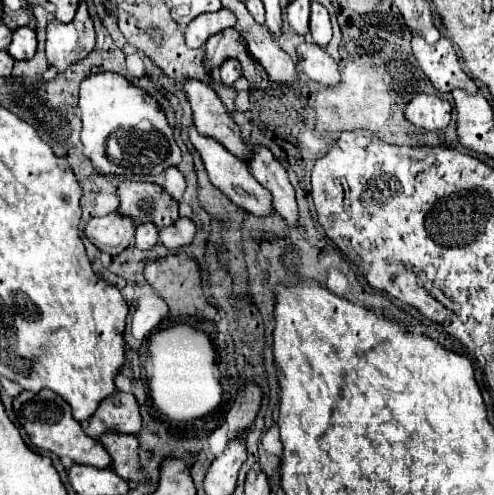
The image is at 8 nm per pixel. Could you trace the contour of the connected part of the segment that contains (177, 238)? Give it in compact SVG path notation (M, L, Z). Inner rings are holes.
M180 217L174 225L166 227L160 231L160 241L168 247L168 249L180 249L192 243L196 235L196 225L192 219Z

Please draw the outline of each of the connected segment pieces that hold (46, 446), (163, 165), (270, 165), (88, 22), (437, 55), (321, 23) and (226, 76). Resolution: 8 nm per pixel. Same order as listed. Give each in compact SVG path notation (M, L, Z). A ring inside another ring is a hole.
M48 389L40 391L40 393L22 391L14 399L14 413L16 413L16 419L20 421L20 425L24 427L24 431L28 433L28 437L36 449L50 451L58 457L70 457L74 463L84 463L84 465L92 465L98 469L106 469L112 465L112 457L104 449L104 445L100 441L90 439L82 431L80 423L72 417L70 405L60 395L56 395Z
M106 71L86 77L80 85L78 105L82 111L84 153L98 173L148 179L182 161L180 147L174 141L174 129L156 99L120 73Z
M254 147L254 157L250 161L250 173L256 181L266 187L274 197L276 213L290 225L298 227L298 209L294 199L294 187L288 181L286 169L274 159L266 147Z
M84 1L78 5L74 21L62 23L52 17L48 23L46 57L48 63L58 71L68 69L76 61L82 61L94 49L94 43L94 25Z
M416 35L412 39L412 49L420 63L420 69L440 93L450 93L454 89L462 89L466 93L478 91L476 83L460 69L458 55L450 39L442 37L438 43L426 45L426 41Z
M312 1L312 13L310 13L310 35L312 41L320 47L326 47L328 41L332 39L332 25L330 25L330 17L324 5Z
M226 59L220 65L220 79L224 85L232 85L240 75L242 75L242 67L236 59Z

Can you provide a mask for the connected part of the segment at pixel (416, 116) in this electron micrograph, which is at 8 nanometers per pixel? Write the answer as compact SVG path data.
M416 95L404 109L404 117L418 129L438 131L450 123L450 103L436 95Z

